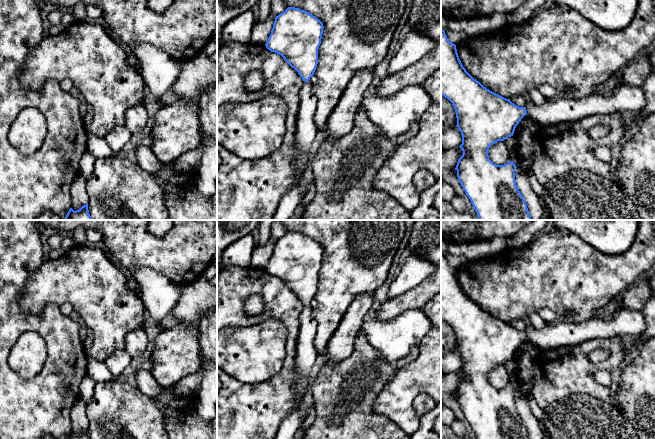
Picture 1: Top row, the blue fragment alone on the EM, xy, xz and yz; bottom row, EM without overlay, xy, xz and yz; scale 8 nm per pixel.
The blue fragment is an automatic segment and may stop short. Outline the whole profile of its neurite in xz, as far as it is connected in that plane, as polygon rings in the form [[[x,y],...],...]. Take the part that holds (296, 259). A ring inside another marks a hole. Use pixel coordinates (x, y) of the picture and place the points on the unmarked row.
[[[288,231],[276,240],[271,258],[265,268],[268,274],[281,279],[304,305],[299,316],[300,332],[296,342],[296,361],[293,371],[293,390],[301,395],[306,393],[307,386],[310,383],[309,374],[318,356],[314,347],[317,324],[312,318],[312,308],[309,304],[314,299],[318,288],[318,273],[321,268],[323,253],[323,247],[309,236]]]

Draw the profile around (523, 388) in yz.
[[[516,382],[514,384],[516,391],[522,394],[528,400],[533,415],[537,418],[539,423],[543,423],[545,419],[544,414],[531,393],[531,387],[531,383]]]

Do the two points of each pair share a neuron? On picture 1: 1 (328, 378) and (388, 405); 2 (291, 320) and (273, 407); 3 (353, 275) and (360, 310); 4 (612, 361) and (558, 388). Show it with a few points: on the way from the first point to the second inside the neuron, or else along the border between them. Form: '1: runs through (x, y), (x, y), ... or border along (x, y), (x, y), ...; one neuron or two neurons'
1: border along (389, 380), (373, 403), (373, 410), (388, 418); two neurons
2: runs through (290, 342), (290, 358), (281, 385); one neuron
3: border along (373, 294), (360, 294), (343, 316); two neurons
4: runs through (599, 366), (571, 375); one neuron

